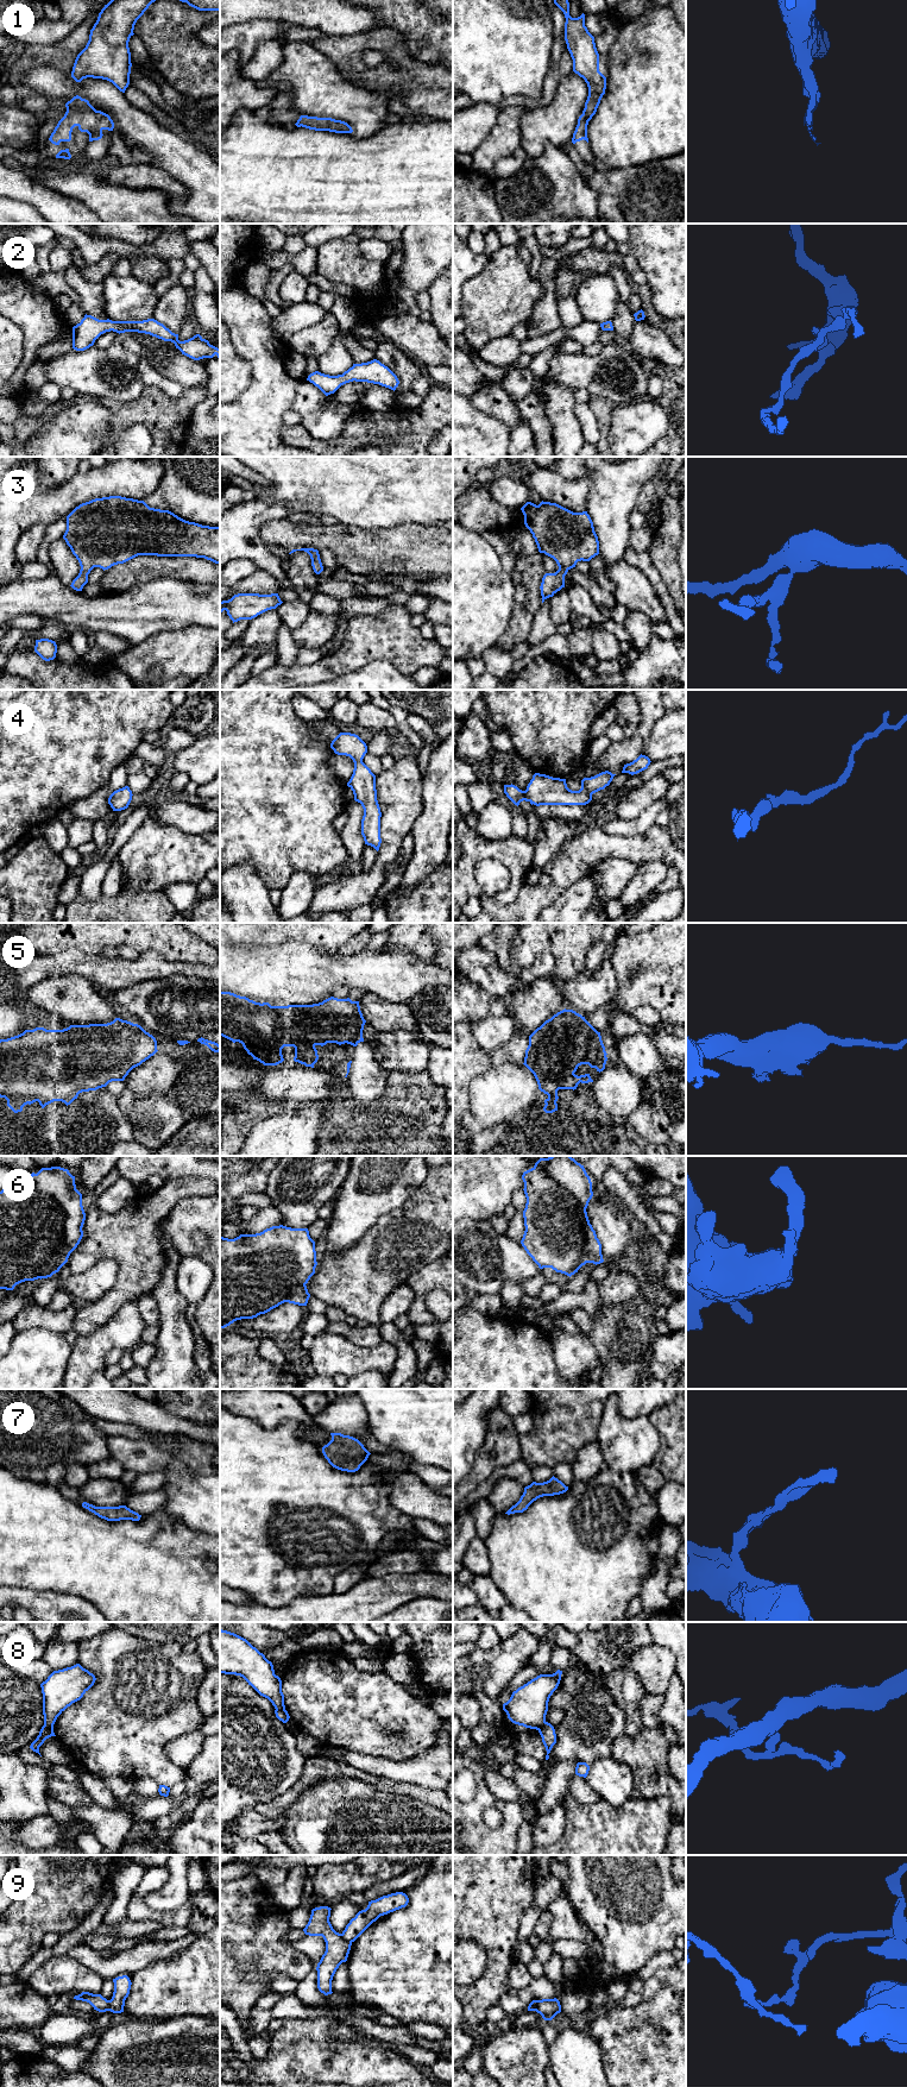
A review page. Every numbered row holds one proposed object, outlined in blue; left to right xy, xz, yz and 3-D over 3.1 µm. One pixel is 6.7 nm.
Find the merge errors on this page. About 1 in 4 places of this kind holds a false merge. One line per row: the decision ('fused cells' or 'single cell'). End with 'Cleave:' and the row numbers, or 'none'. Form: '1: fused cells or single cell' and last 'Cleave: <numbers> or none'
1: single cell
2: single cell
3: single cell
4: single cell
5: single cell
6: single cell
7: single cell
8: fused cells
9: fused cells
Cleave: 8, 9

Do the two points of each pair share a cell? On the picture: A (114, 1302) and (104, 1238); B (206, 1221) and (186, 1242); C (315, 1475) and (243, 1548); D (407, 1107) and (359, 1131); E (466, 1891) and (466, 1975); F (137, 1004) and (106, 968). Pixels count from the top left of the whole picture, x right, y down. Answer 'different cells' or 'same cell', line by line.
A: same cell
B: same cell
C: same cell
D: same cell
E: different cells
F: different cells

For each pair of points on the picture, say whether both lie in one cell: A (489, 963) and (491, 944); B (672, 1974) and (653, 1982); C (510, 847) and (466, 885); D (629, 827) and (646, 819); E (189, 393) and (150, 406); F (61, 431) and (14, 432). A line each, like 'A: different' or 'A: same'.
A: different
B: same
C: same
D: same
E: same
F: different

